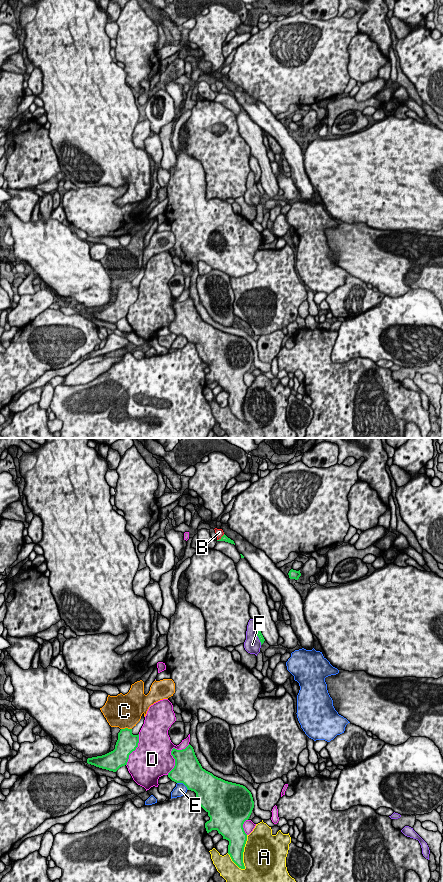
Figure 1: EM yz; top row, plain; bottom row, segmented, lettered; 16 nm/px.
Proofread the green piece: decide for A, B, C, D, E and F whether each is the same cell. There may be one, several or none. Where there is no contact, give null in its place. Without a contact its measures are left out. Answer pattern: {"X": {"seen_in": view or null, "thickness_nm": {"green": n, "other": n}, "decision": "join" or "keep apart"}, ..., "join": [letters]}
{"A": {"seen_in": "yz", "thickness_nm": {"green": 300, "other": 480}, "decision": "keep apart"}, "B": {"seen_in": "yz", "thickness_nm": {"green": 100, "other": 130}, "decision": "keep apart"}, "C": {"seen_in": "yz", "thickness_nm": {"green": 320, "other": 480}, "decision": "keep apart"}, "D": {"seen_in": "yz", "thickness_nm": {"green": 340, "other": 480}, "decision": "keep apart"}, "E": {"seen_in": "yz", "thickness_nm": {"green": 440, "other": 190}, "decision": "keep apart"}, "F": {"seen_in": "yz", "thickness_nm": {"green": 90, "other": 280}, "decision": "keep apart"}, "join": []}

